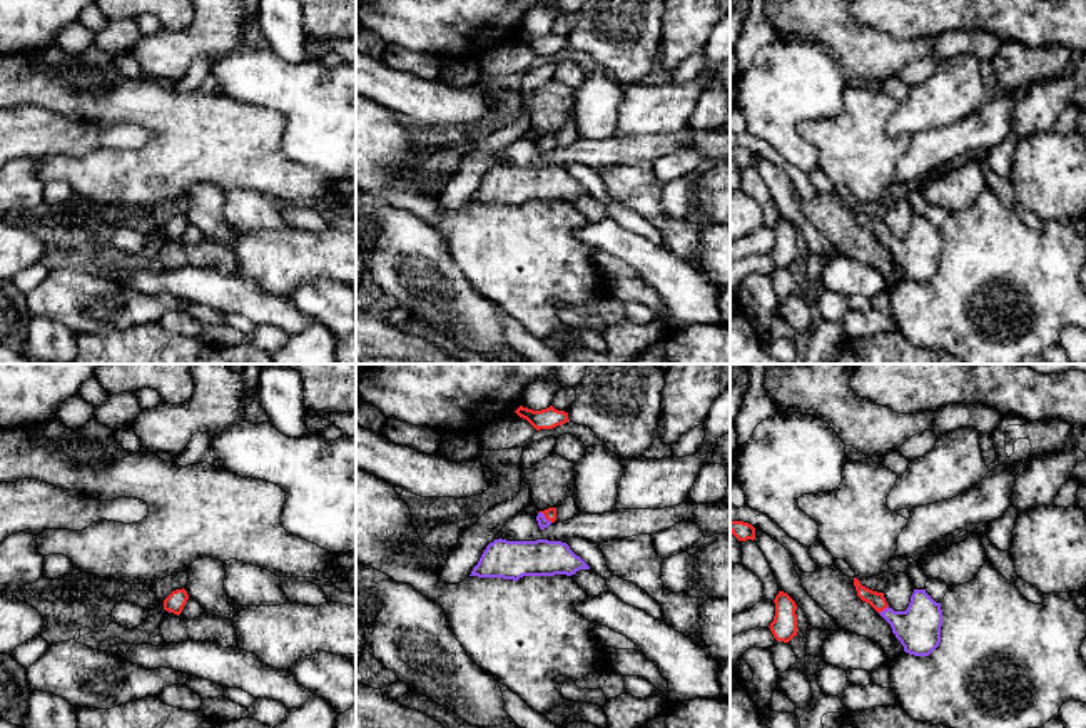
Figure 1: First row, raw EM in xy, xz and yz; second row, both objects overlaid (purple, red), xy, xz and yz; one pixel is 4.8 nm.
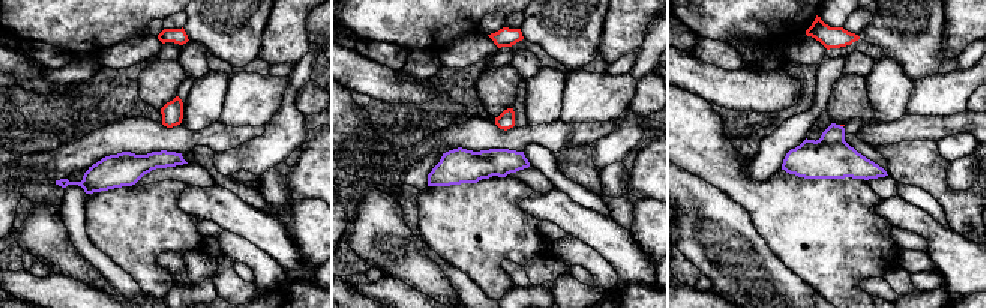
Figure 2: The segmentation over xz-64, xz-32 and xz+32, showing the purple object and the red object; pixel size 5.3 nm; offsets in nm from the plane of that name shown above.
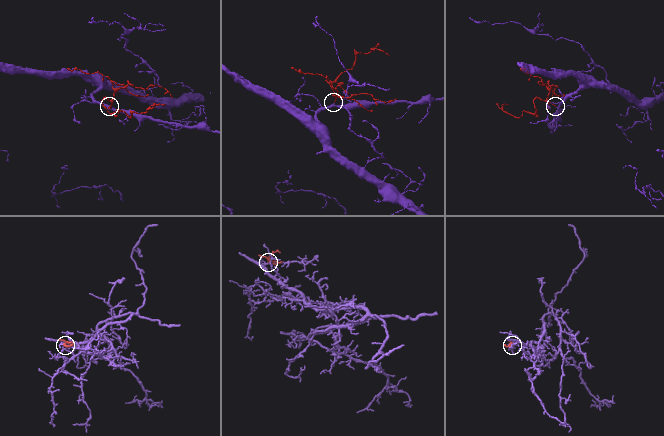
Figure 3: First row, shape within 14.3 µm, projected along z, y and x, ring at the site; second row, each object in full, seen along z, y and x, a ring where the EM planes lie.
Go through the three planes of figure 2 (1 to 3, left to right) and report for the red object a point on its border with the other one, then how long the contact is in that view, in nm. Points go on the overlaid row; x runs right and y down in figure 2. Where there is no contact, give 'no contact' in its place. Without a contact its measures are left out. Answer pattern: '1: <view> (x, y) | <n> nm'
1: no contact
2: no contact
3: xz+32 (839, 125) | 30 nm

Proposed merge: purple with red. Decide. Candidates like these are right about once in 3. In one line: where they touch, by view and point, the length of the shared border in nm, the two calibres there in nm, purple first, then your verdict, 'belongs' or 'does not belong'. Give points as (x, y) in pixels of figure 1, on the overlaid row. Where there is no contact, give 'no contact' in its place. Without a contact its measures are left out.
meets purple in yz at (884, 610); contact 60 nm long; 220 nm thick on the purple side, 80 nm on the other; belongs

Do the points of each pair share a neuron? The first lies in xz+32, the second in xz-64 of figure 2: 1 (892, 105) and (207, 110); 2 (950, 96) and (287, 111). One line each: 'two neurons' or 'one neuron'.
1: one neuron
2: two neurons

